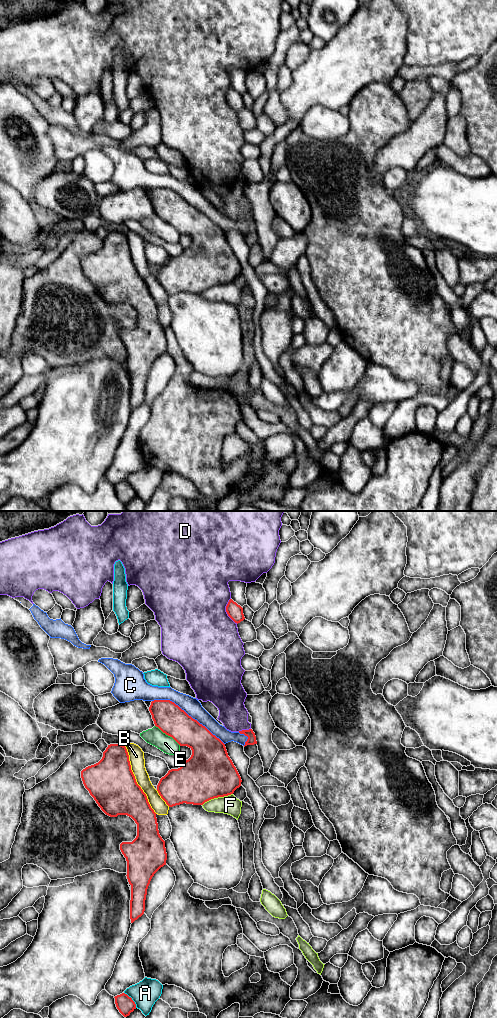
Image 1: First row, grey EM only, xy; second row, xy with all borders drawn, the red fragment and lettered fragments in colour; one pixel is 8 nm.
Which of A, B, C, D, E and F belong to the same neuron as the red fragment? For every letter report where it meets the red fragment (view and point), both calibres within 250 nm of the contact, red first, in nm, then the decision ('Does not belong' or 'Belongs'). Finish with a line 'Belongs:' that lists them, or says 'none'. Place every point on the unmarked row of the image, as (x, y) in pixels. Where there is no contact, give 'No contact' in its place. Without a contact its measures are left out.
A: Touches red at xy (131, 487). Thickness 140 nm (red) against 200 nm. Does not belong
B: Touches red at xy (135, 268). Thickness 380 nm (red) against 130 nm. Does not belong
C: Touches red at xy (187, 202). Thickness 240 nm (red) against 140 nm. Does not belong
D: Touches red at xy (226, 99). Thickness 120 nm (red) against 500 nm. Does not belong
E: Touches red at xy (168, 223). Thickness 240 nm (red) against 140 nm. Does not belong
F: Touches red at xy (217, 285). Thickness 400 nm (red) against 150 nm. Does not belong
Belongs: none

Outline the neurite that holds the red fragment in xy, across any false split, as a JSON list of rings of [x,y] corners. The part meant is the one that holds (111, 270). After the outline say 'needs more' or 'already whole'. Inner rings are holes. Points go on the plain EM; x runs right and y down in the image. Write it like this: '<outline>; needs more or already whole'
[[[110,232],[103,240],[102,247],[81,259],[85,276],[101,298],[110,305],[127,303],[137,312],[137,324],[132,330],[122,330],[120,338],[127,349],[127,367],[131,373],[131,411],[144,402],[147,377],[154,362],[166,353],[165,329],[159,322],[156,301],[151,296],[146,282],[137,272],[131,258],[129,243],[125,234]]]; already whole

